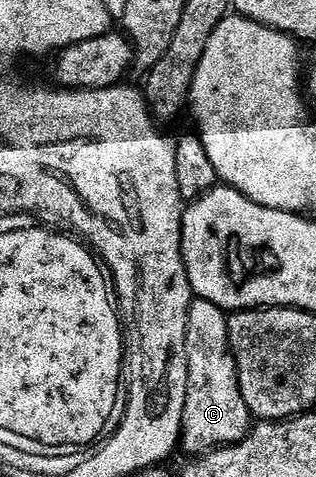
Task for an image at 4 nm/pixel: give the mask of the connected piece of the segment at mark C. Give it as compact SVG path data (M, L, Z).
M208 298L202 300L195 299L191 303L188 314L186 315L186 405L182 408L182 434L180 437L181 447L187 448L188 451L194 452L190 454L205 454L213 449L223 447L227 444L237 444L238 441L245 438L247 432L252 427L252 415L244 400L241 398L241 392L237 380L237 366L235 364L235 356L230 349L227 313L221 308L217 308Z

